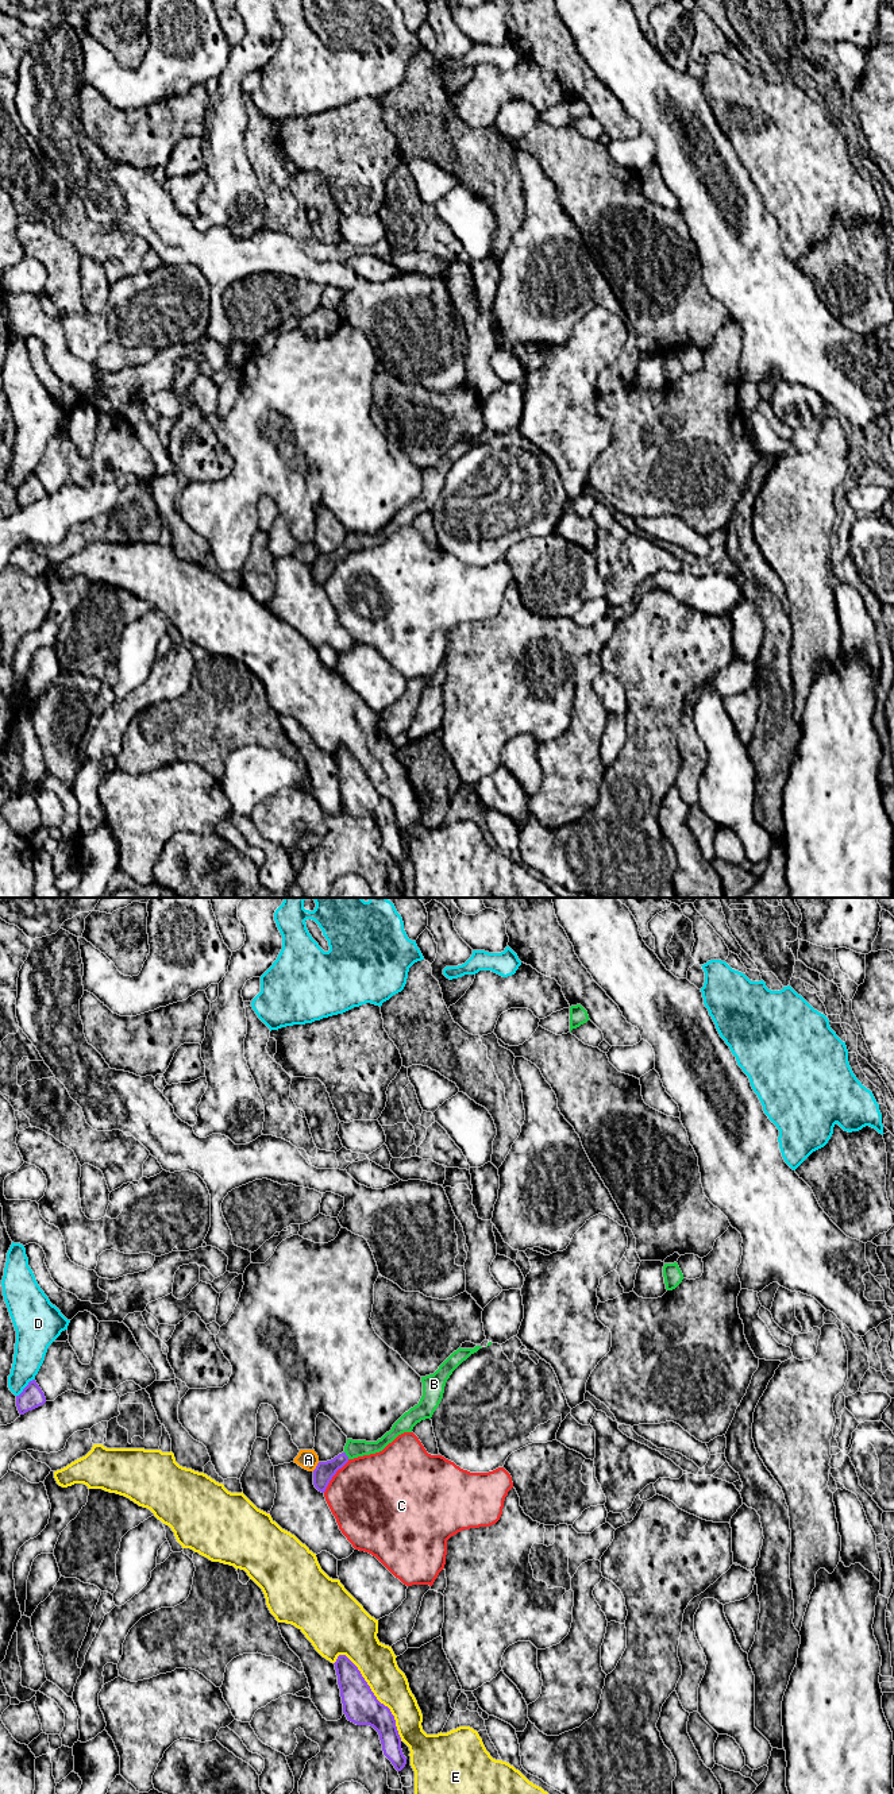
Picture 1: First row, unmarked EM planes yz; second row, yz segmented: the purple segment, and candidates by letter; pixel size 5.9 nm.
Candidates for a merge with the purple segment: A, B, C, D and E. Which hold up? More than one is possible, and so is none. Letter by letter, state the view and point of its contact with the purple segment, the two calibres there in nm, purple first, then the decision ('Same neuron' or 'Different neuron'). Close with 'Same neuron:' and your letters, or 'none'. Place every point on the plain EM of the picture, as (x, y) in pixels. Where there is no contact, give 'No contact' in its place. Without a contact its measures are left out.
A: Touches purple at yz (316, 559). Thickness 120 nm (purple) against 120 nm. Different neuron
B: Touches purple at yz (346, 548). Thickness 120 nm (purple) against 110 nm. Same neuron
C: Touches purple at yz (334, 567). Thickness 120 nm (purple) against 480 nm. Different neuron
D: Touches purple at yz (26, 479). Thickness 140 nm (purple) against 190 nm. Different neuron
E: Touches purple at yz (374, 789). Thickness 220 nm (purple) against 220 nm. Different neuron
Same neuron: B

